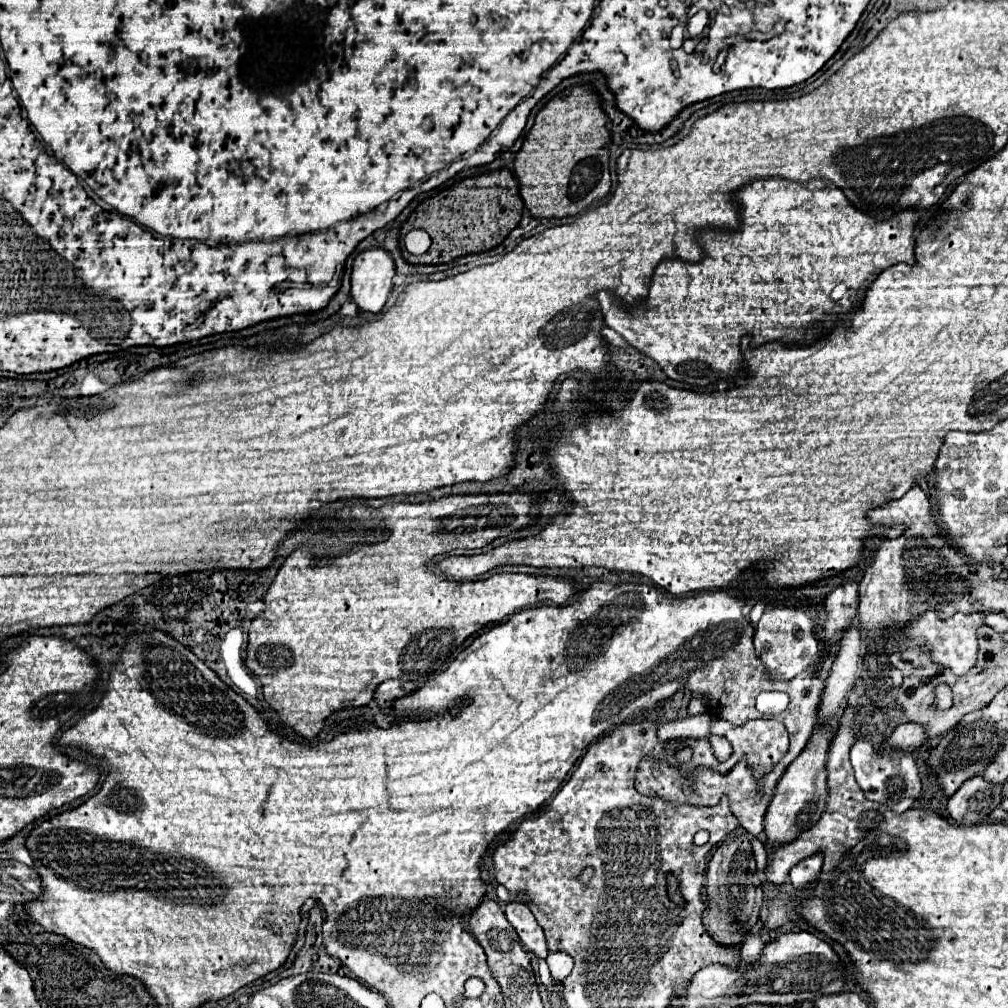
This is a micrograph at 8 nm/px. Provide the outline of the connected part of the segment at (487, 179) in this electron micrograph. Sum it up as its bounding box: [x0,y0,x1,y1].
[401,169,523,265]

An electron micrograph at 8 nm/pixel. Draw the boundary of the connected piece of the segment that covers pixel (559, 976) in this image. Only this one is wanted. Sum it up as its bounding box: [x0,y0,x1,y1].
[547,953,573,983]

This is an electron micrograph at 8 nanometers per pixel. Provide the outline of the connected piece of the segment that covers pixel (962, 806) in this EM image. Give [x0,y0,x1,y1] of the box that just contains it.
[947,775,1003,825]

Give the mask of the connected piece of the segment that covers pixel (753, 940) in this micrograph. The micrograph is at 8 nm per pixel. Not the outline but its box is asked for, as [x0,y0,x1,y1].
[741,935,765,963]

